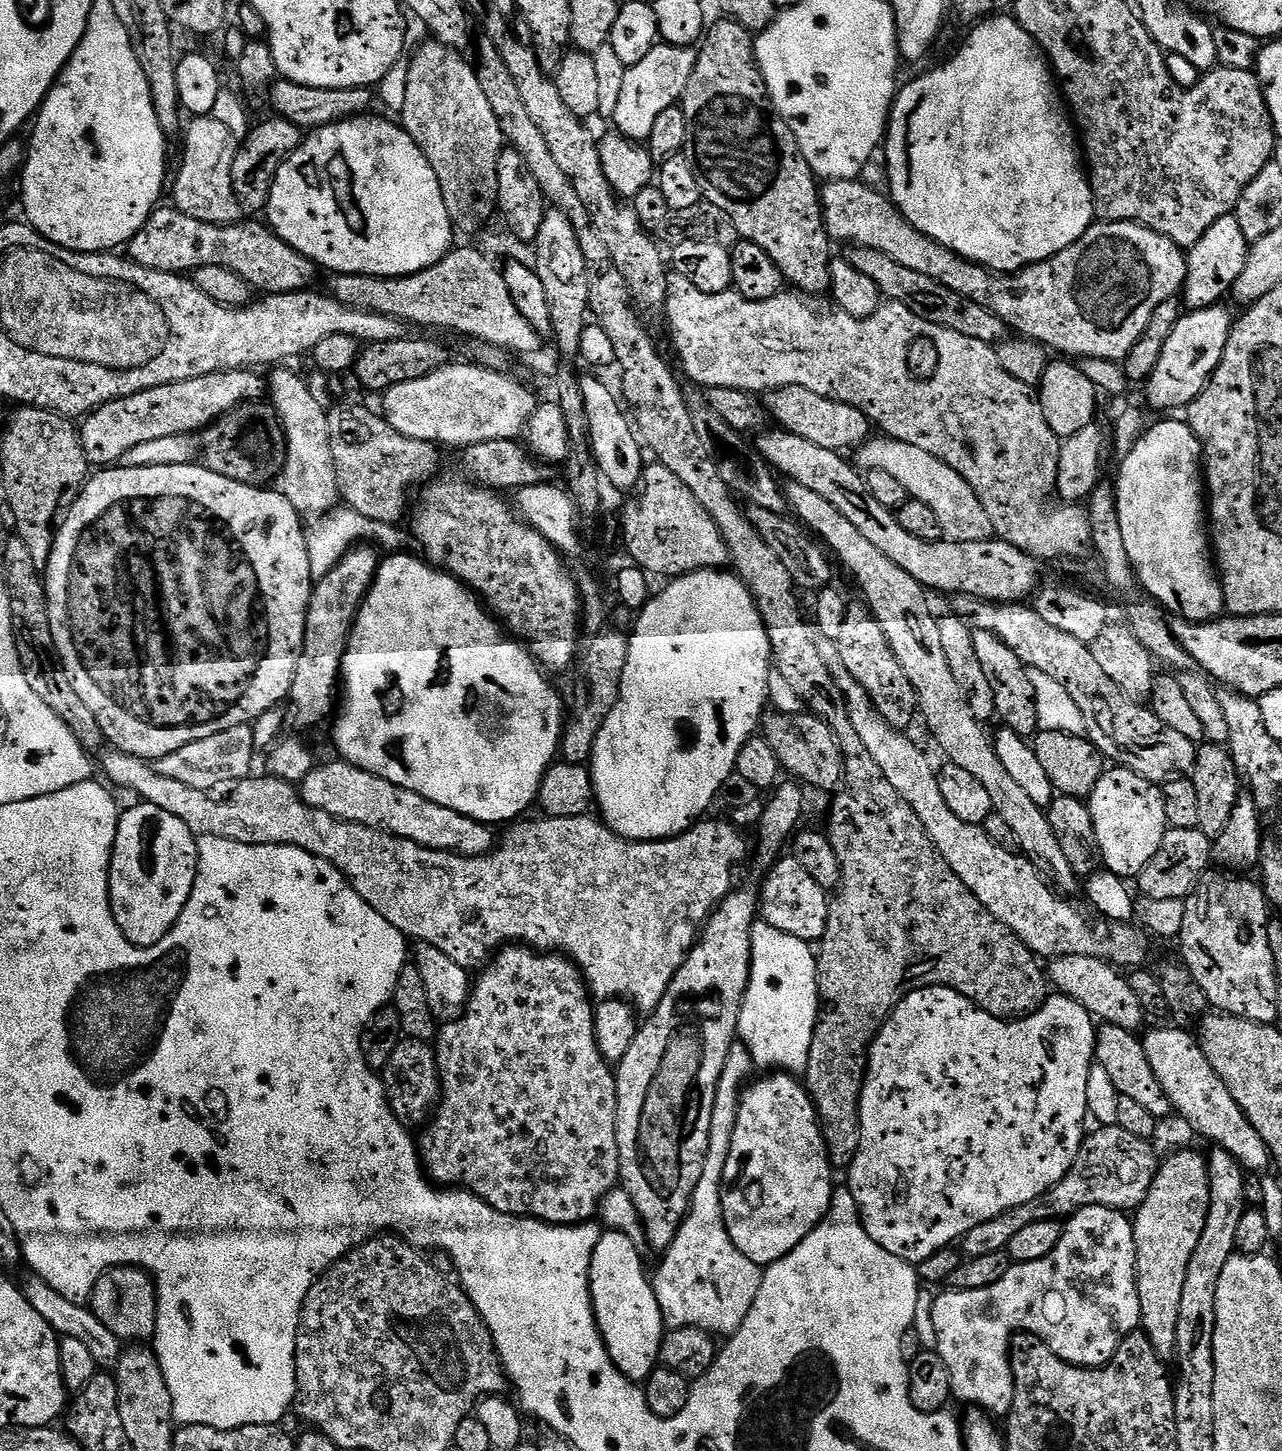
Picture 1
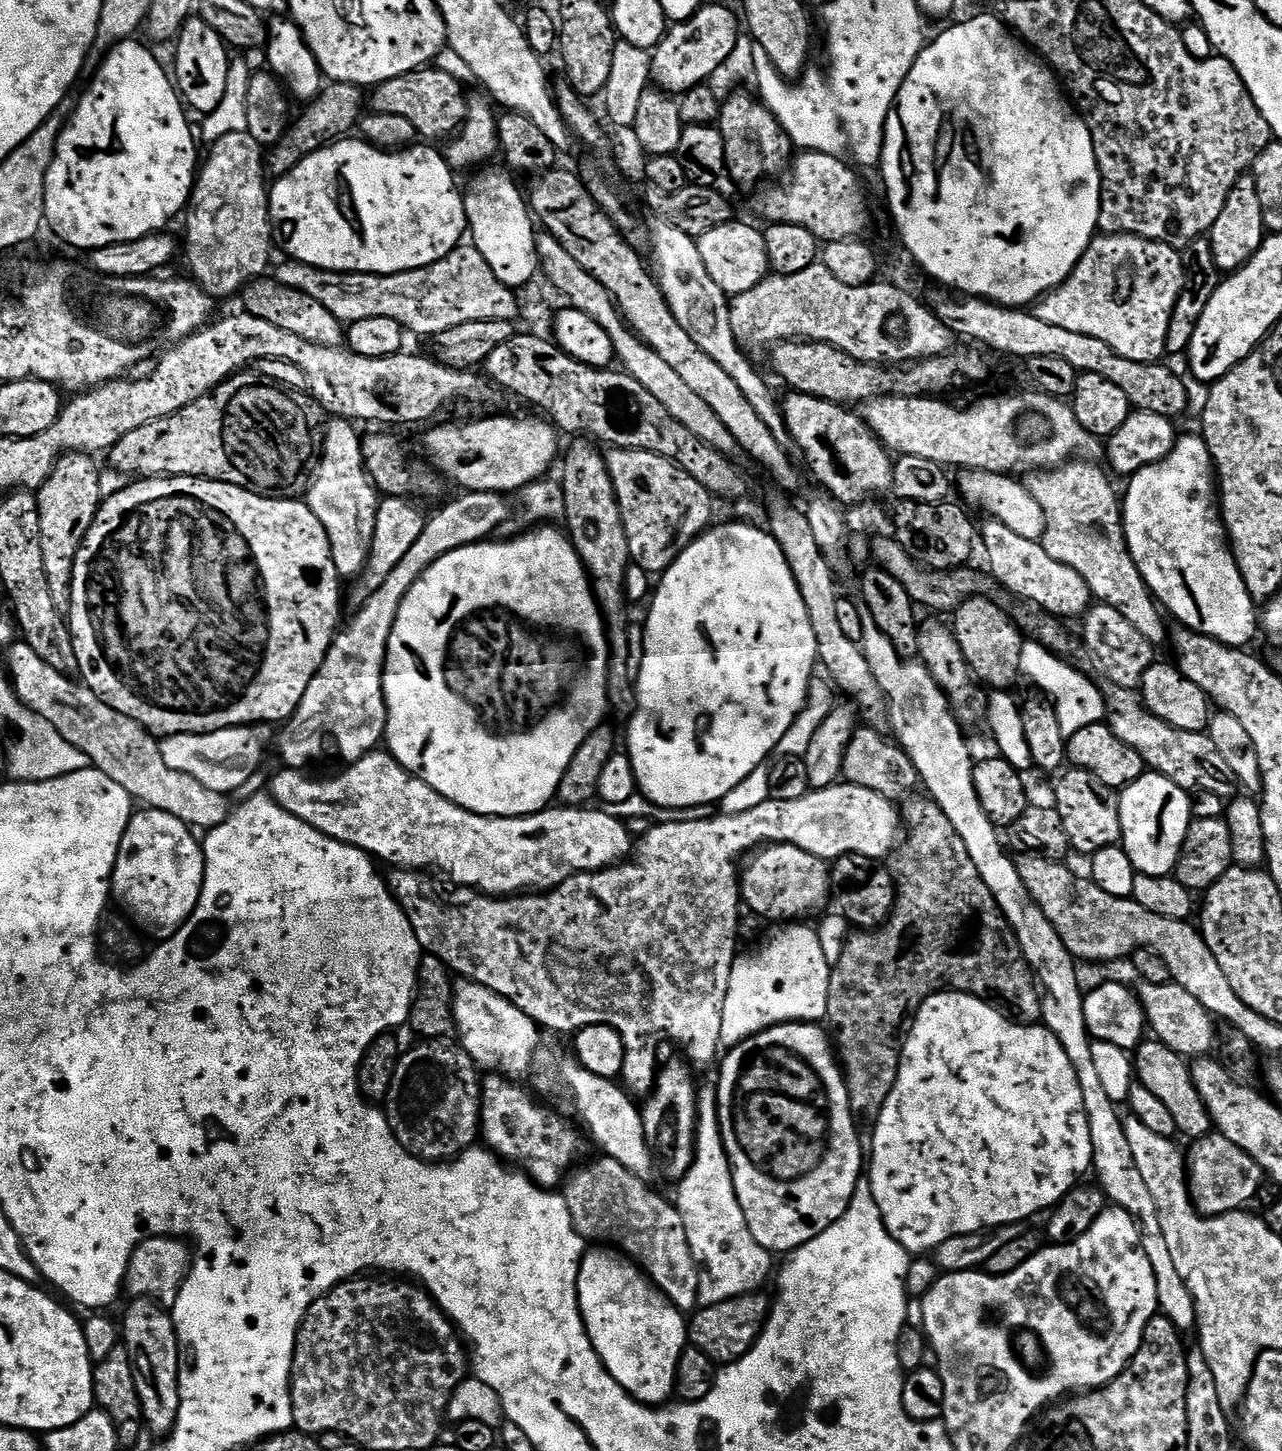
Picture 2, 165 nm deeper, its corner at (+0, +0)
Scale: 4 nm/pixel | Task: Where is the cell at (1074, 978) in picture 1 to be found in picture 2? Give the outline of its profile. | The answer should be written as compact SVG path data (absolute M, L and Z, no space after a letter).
M1137 983L1134 991L1139 997L1140 1004L1144 1008L1144 1016L1147 1020L1147 1027L1155 1039L1160 1040L1170 1050L1174 1050L1179 1056L1185 1058L1204 1058L1208 1052L1217 1047L1218 1024L1211 1014L1190 994L1190 990L1182 990L1182 986L1173 984L1145 984Z

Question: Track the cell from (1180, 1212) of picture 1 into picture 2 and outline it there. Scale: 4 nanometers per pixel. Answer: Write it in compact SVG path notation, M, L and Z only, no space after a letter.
M1213 1131L1191 1145L1186 1156L1188 1165L1188 1193L1192 1195L1192 1205L1201 1216L1221 1216L1227 1212L1243 1209L1260 1192L1260 1183L1265 1183L1264 1172L1246 1154L1238 1150L1230 1138Z

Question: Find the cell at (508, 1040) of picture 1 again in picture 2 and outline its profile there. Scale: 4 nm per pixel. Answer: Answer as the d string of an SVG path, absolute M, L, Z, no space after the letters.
M499 1074L485 1075L479 1135L501 1161L523 1170L541 1188L556 1190L573 1171L576 1155L590 1148L590 1144L585 1133L571 1119L568 1121L544 1104L536 1104L535 1099L537 1097L523 1083Z

